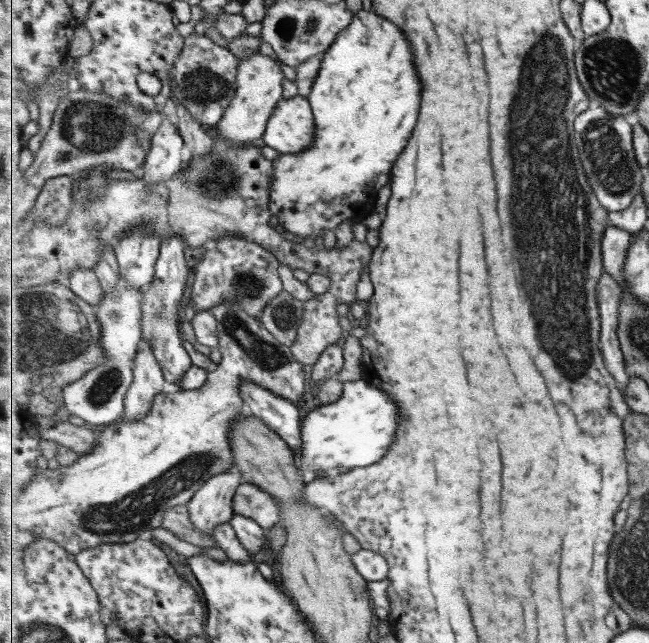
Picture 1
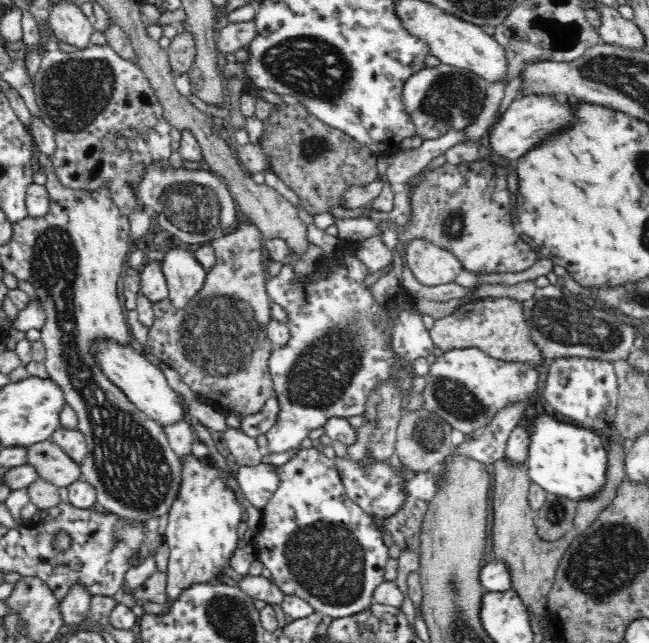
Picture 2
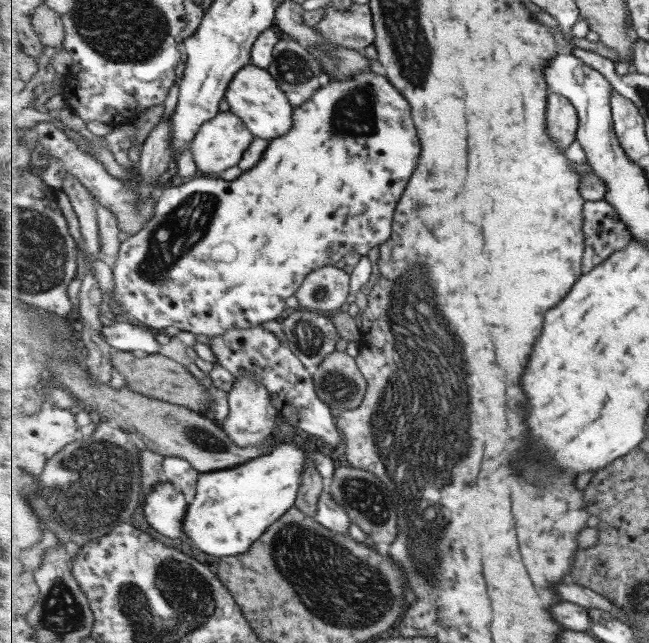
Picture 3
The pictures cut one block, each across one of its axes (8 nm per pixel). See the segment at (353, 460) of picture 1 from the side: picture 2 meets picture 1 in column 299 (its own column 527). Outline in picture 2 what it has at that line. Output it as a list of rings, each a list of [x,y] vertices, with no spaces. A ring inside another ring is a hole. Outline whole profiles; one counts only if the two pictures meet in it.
[[[538,413],[533,418],[531,439],[526,465],[533,483],[539,484],[548,494],[570,499],[574,502],[584,502],[586,499],[596,499],[604,494],[608,476],[606,476],[609,453],[604,445],[606,440],[598,431],[580,427],[577,424],[563,422],[548,413]]]

